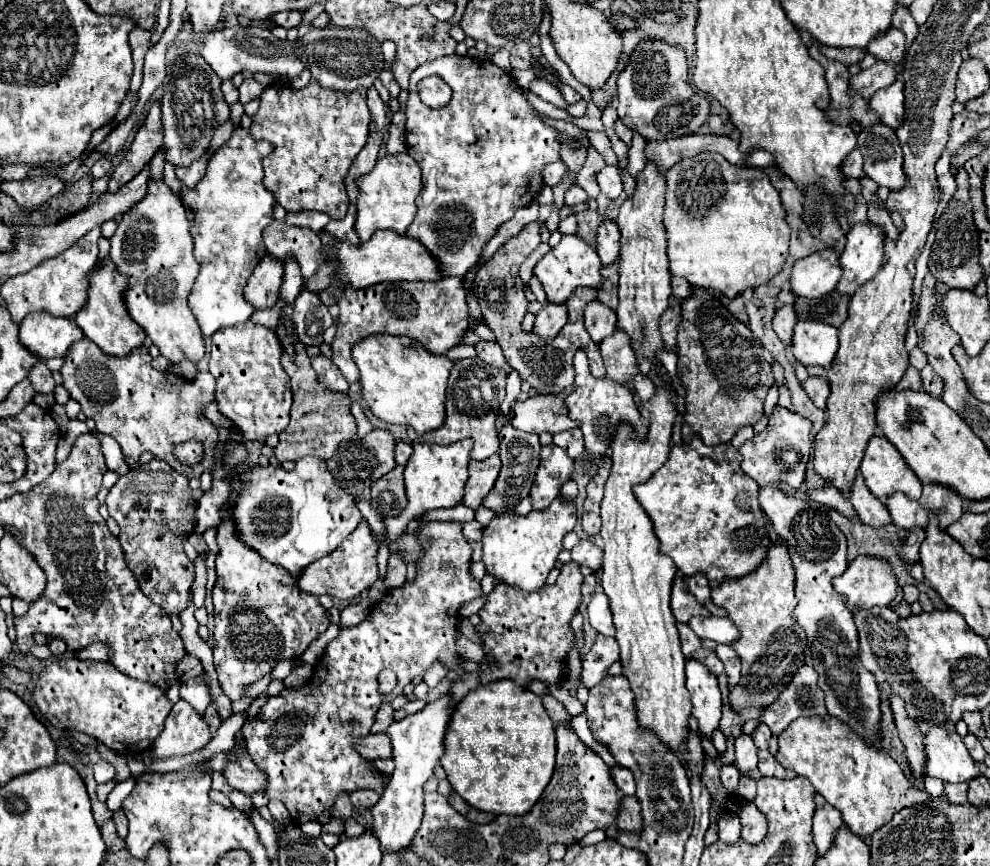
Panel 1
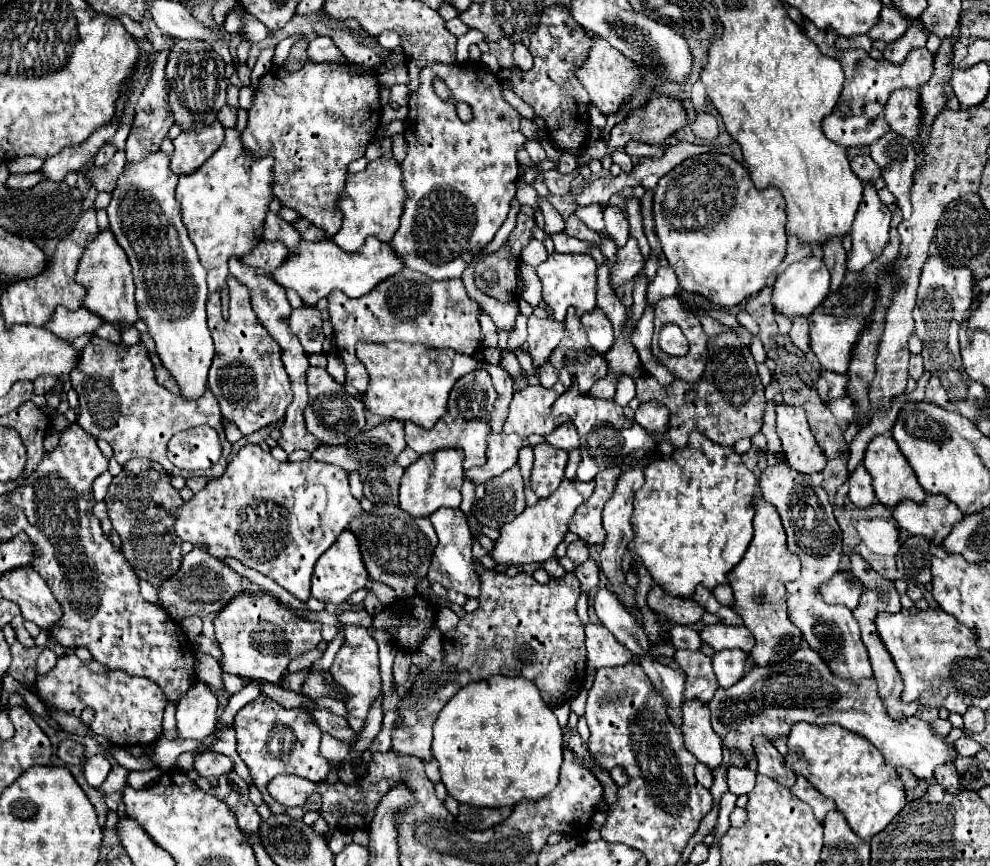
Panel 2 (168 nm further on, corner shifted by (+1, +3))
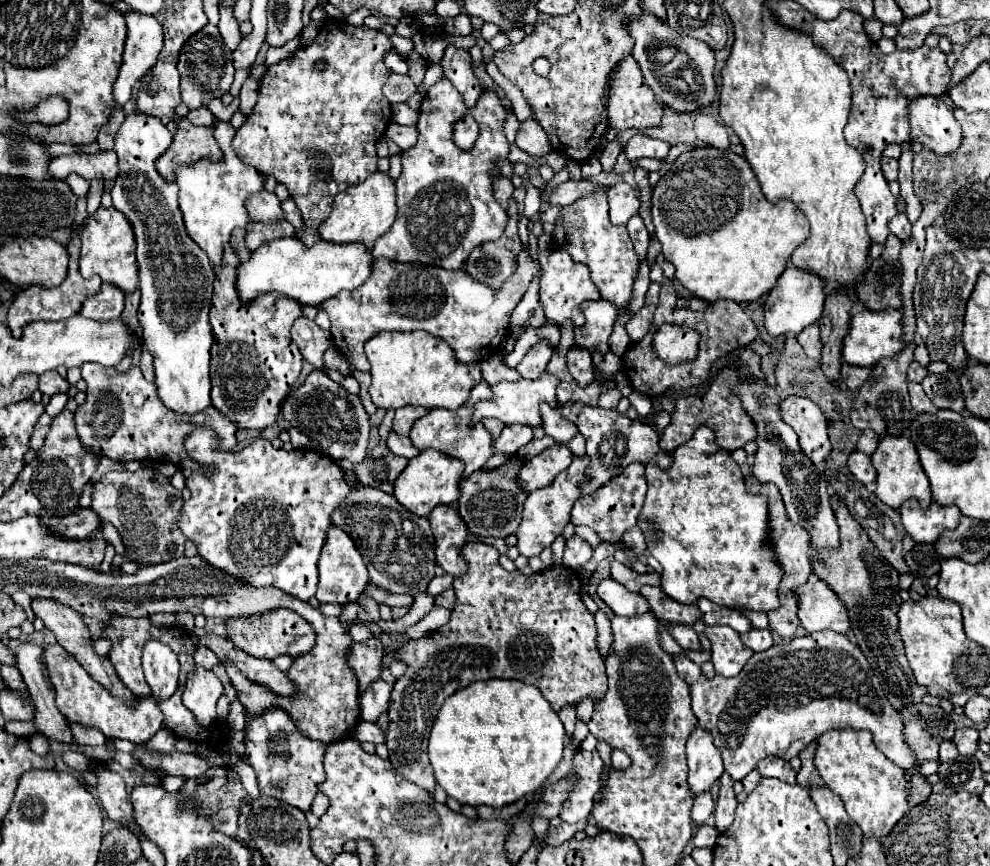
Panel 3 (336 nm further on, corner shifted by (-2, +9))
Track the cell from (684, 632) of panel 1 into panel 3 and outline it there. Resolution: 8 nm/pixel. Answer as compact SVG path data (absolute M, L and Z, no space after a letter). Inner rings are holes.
M673 625L671 635L683 649L699 649L699 637L691 625Z

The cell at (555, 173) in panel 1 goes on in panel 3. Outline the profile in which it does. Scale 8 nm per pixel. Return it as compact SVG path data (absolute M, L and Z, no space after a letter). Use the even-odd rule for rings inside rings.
M527 119L521 123L515 145L533 157L541 157L551 151L551 145L547 141L547 133L543 131L543 127L535 119Z

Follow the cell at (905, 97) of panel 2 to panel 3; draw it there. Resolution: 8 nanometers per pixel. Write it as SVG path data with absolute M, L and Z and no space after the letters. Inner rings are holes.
M917 95L909 107L911 139L935 149L935 153L951 153L959 147L961 129L953 119L953 111L941 97Z

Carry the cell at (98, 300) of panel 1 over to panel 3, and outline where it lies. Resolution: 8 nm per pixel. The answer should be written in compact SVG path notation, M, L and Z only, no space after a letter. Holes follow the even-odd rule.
M99 207L93 217L85 221L81 233L81 275L97 273L103 283L119 287L123 293L133 293L137 289L137 263L135 263L135 237L131 235L131 225L117 209Z

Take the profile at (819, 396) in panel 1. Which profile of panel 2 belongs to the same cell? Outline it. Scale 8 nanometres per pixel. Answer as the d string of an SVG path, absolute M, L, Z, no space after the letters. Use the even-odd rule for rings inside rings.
M822 371L820 379L818 379L818 393L826 401L844 397L846 395L844 383L848 383L848 379L844 379L844 375L832 373L832 371Z

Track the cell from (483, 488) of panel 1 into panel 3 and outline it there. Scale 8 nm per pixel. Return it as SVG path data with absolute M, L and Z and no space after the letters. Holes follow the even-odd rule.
M507 425L503 433L495 439L493 449L505 455L515 455L533 439L533 429L527 425Z

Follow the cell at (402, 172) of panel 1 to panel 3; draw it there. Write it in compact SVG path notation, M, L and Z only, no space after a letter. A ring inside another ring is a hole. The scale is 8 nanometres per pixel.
M375 171L363 183L349 185L345 191L335 195L331 215L327 217L327 221L323 221L323 225L319 227L319 233L325 241L331 241L331 243L363 241L367 243L367 249L371 249L373 243L391 229L395 217L397 217L395 181L389 177L389 173Z

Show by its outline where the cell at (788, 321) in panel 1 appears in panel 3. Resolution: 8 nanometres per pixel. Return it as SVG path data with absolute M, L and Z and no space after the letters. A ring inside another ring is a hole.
M817 323L805 327L797 335L797 341L803 343L803 349L805 349L805 353L809 357L813 357L813 359L819 359L821 357L821 341L819 341L819 325Z

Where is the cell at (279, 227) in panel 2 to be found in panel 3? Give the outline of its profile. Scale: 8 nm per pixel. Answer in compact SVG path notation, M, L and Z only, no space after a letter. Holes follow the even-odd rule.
M263 191L263 193L257 193L255 197L249 197L247 211L253 221L261 221L261 223L285 221L285 215L283 215L283 209L281 209L277 195L269 193L269 191Z

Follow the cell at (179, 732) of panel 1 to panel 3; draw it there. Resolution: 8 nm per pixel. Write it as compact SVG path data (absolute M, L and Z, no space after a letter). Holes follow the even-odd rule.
M195 667L187 675L187 683L183 689L183 705L195 715L197 723L205 729L215 725L217 721L217 699L223 695L221 681L213 675L213 671Z

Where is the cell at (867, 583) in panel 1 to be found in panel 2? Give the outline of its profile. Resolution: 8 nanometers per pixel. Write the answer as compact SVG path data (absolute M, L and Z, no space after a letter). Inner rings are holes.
M840 571L836 573L828 583L824 583L820 587L820 595L826 603L832 603L832 605L844 605L848 607L850 611L856 609L858 601L860 601L860 595L862 595L862 583L858 581L848 581L846 573Z

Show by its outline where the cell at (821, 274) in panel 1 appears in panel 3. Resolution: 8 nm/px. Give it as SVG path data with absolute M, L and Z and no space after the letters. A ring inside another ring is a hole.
M789 265L779 275L775 287L769 291L767 301L763 303L765 329L773 337L799 335L807 325L819 321L819 317L823 313L823 301L825 301L825 283L823 283L823 279L813 271Z

